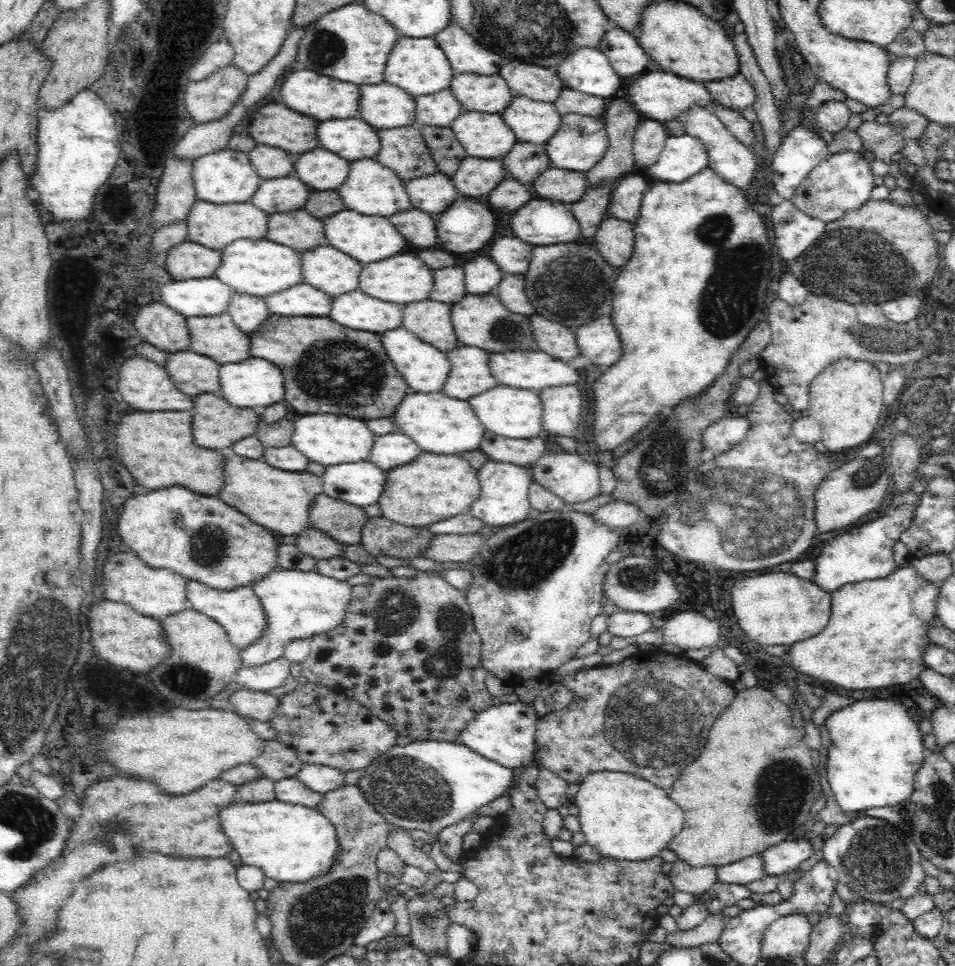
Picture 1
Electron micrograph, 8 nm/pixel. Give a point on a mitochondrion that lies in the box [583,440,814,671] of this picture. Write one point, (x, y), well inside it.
(616, 580)

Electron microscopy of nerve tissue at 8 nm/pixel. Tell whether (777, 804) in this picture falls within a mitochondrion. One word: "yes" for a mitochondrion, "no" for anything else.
yes

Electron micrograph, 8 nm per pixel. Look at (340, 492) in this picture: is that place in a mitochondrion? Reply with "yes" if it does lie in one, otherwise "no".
no

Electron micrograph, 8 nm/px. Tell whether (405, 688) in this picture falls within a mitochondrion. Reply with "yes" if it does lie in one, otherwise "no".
no

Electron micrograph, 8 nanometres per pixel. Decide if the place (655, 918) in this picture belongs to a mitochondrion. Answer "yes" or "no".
no

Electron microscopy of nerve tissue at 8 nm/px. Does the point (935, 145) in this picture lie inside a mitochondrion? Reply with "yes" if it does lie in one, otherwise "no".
no

